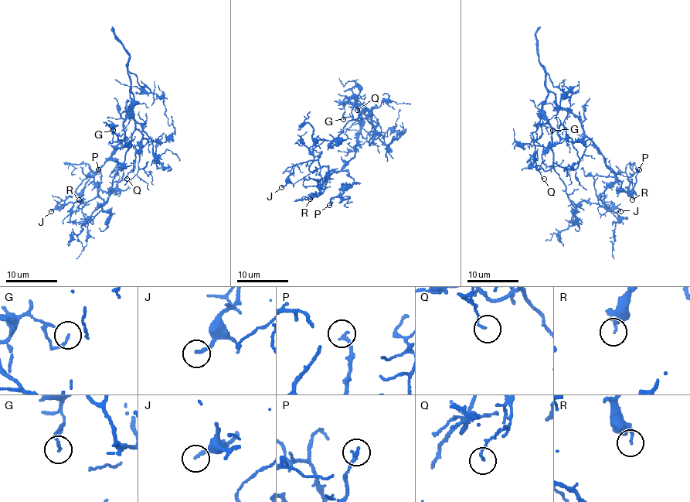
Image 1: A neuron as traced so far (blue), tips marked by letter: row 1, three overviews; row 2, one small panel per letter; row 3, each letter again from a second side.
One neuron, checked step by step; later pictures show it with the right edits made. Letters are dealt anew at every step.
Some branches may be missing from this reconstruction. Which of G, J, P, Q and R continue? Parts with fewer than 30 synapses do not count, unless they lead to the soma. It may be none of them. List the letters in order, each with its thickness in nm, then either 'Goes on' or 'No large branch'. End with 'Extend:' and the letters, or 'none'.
G: Thickness 140 nm. No large branch
J: Thickness 180 nm. No large branch
P: Thickness 180 nm. No large branch
Q: Thickness 100 nm. No large branch
R: Thickness 170 nm. No large branch
Extend: none

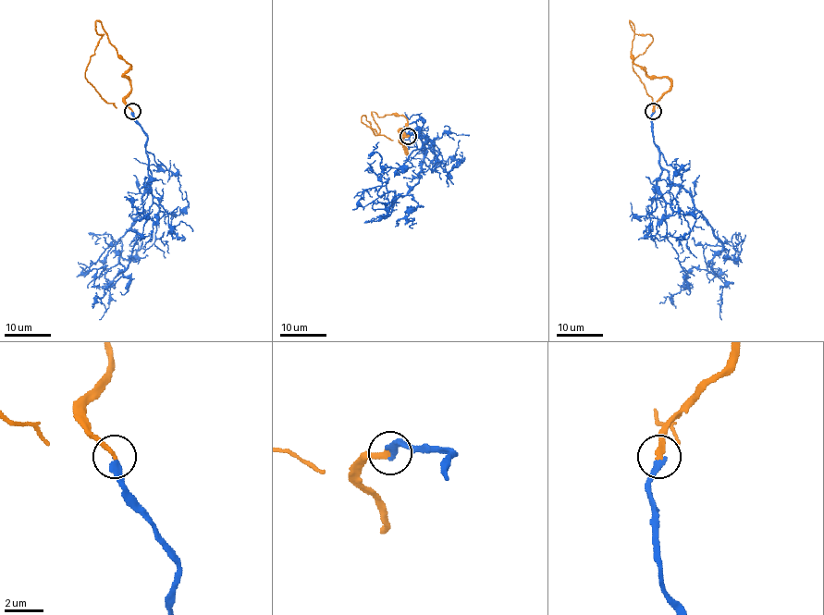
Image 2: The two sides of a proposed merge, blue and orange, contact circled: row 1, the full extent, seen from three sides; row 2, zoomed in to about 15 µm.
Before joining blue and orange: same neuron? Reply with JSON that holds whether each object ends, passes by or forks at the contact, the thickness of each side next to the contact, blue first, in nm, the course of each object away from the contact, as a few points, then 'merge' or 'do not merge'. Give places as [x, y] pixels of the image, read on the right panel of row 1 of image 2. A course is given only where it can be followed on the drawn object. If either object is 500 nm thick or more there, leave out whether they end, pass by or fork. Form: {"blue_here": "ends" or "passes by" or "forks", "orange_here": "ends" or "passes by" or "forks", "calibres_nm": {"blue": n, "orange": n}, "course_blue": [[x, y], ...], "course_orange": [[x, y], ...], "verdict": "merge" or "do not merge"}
{"blue_here": "ends", "orange_here": "ends", "calibres_nm": {"blue": 280, "orange": 260}, "course_blue": [[653, 111], [659, 165], [689, 193], [721, 244], [708, 263], [713, 274], [692, 267], [682, 285], [678, 283]], "course_orange": [[653, 111], [670, 82], [650, 78], [633, 62], [629, 20], [636, 33], [652, 37], [633, 67], [657, 107]], "verdict": "merge"}

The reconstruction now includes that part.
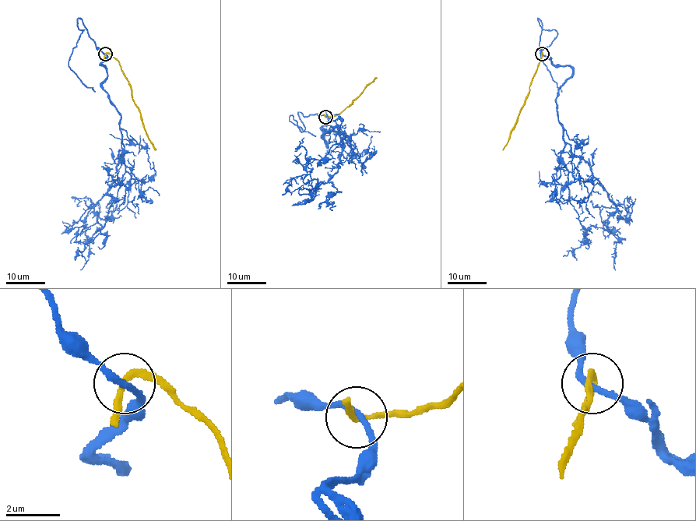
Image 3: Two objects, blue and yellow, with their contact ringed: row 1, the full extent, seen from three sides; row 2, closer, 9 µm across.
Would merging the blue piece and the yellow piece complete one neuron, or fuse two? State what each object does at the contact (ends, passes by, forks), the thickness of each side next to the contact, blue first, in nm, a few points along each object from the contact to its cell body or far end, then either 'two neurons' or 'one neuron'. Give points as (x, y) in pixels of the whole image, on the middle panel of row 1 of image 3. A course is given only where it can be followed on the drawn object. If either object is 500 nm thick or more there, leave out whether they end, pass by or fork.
blue passes by | yellow passes by | 240/200 nm | blue via (326, 117), (324, 142), (330, 131), (345, 144), (338, 170), (314, 190), (300, 153) | yellow via (326, 117), (339, 114), (377, 78) | two neurons

